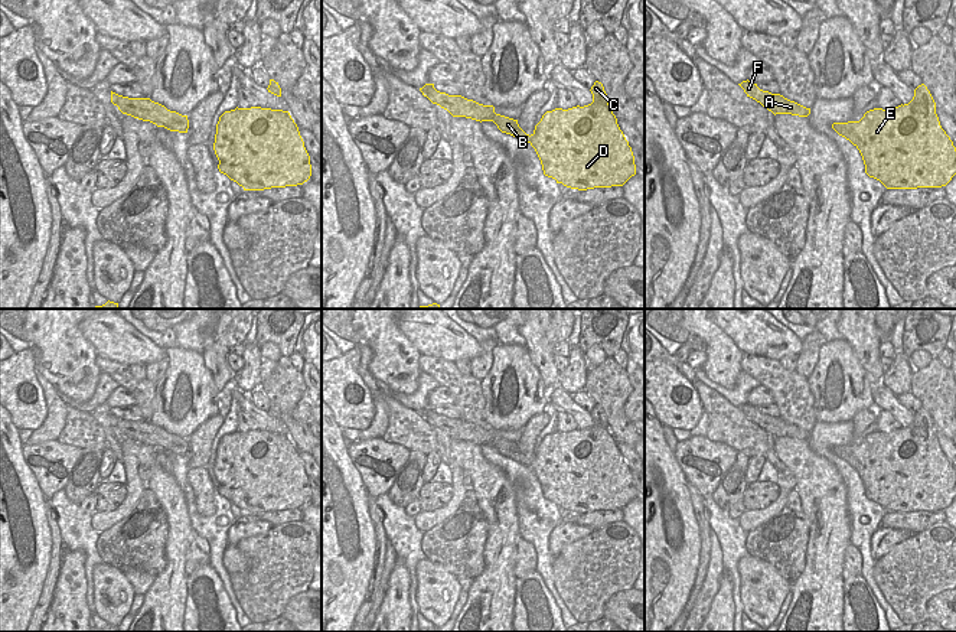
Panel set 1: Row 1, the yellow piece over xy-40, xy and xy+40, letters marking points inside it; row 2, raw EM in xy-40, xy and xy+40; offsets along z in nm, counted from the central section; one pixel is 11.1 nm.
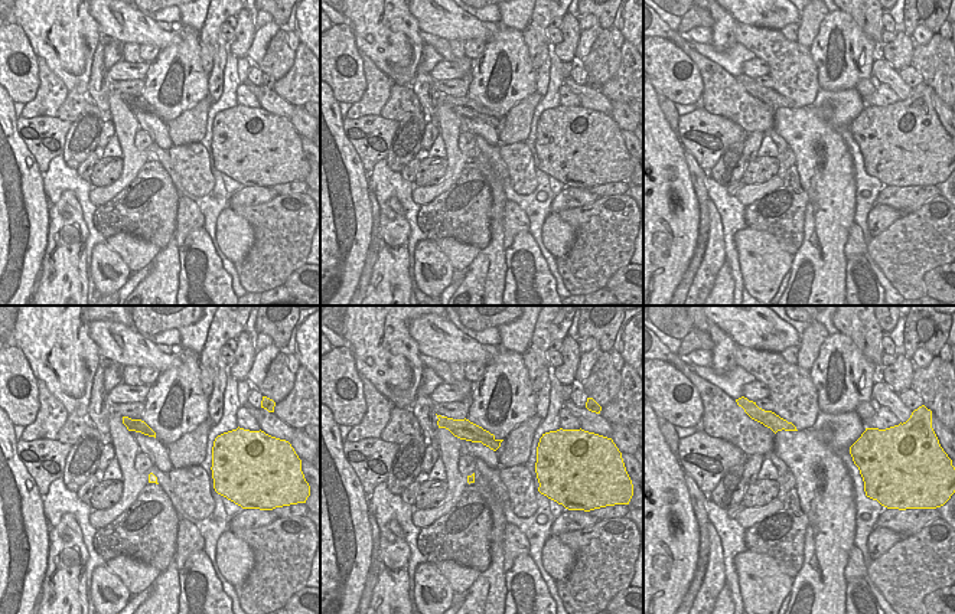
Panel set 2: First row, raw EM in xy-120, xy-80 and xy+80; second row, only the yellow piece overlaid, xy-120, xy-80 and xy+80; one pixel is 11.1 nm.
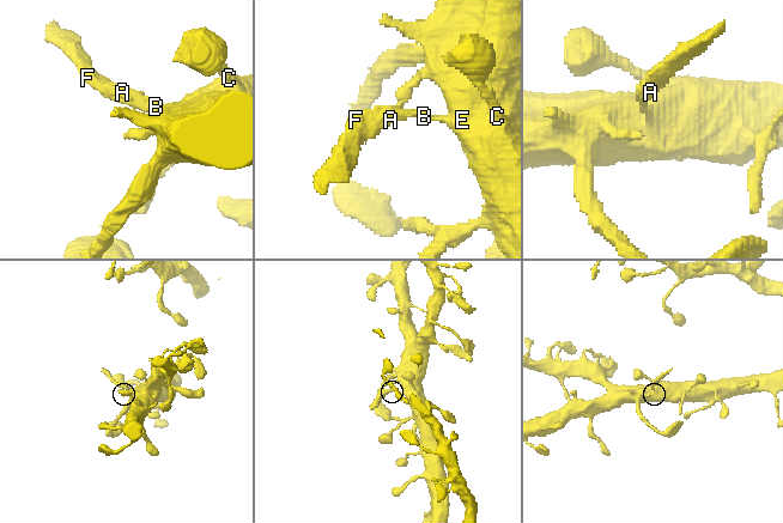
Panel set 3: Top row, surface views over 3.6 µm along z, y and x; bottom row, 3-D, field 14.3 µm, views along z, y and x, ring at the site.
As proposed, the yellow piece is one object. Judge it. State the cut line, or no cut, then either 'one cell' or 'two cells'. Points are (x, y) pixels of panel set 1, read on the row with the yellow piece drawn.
xy (518, 124), (514, 136) | two cells

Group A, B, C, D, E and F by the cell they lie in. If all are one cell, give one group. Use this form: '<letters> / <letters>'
A B F / C D E

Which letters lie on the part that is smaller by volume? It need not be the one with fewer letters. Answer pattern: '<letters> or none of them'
A, B, F

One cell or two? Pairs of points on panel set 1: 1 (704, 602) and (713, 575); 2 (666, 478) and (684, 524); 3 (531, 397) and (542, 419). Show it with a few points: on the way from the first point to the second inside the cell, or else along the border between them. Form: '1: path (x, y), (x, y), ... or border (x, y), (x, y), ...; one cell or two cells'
1: path (705, 595), (711, 582); one cell
2: path (668, 489), (681, 512); one cell
3: border (542, 411), (537, 413), (522, 429); two cells

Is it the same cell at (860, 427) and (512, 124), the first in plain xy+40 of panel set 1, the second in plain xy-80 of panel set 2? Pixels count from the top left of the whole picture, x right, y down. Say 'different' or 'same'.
same

